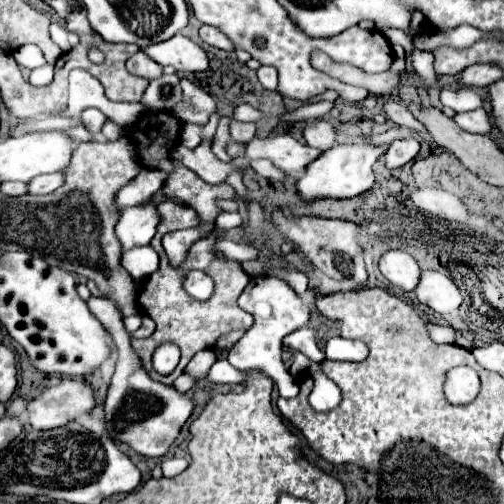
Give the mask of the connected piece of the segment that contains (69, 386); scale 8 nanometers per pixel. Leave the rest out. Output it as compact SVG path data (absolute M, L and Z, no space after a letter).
M63 378L57 386L47 388L41 396L29 402L29 422L35 430L61 428L67 422L79 420L95 408L95 394L89 384Z

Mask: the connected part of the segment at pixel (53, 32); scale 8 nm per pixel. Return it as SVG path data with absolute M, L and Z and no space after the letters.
M52 23L49 27L49 31L50 36L52 36L52 40L61 46L61 50L64 53L71 50L71 46L67 40L67 30L65 30L65 28L61 28L57 23Z

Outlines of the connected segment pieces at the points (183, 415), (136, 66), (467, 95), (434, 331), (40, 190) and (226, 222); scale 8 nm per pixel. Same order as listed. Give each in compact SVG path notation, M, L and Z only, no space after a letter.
M89 298L87 300L89 310L99 318L99 322L105 326L105 330L113 336L117 346L117 370L111 378L111 386L105 400L105 414L107 414L107 430L113 440L127 440L135 452L143 456L165 456L169 448L173 446L175 438L179 436L183 424L193 412L193 400L179 392L175 386L165 386L161 382L155 382L147 370L141 364L141 358L131 348L131 336L127 334L123 326L121 310L113 300L107 298Z
M141 50L127 60L127 70L131 74L147 78L147 80L155 80L155 78L159 78L163 74L163 68L157 62L153 62L147 54L143 54Z
M443 88L439 98L441 98L443 106L453 108L455 112L469 112L469 110L475 110L475 108L479 108L483 104L481 98L469 88L457 88L457 90Z
M437 324L431 328L431 338L439 344L455 344L455 330L449 324Z
M61 172L43 174L41 178L33 178L33 182L27 184L27 192L29 194L51 194L61 184L63 184L63 174Z
M221 212L215 220L215 230L225 232L231 228L239 228L243 224L243 218L237 212Z

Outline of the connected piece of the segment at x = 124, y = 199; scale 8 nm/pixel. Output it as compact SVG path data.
M143 168L137 174L137 178L133 178L129 184L125 184L125 188L121 188L115 194L117 212L121 212L121 210L125 210L129 206L143 206L145 202L149 202L155 196L155 192L161 188L163 180L165 180L163 172Z

